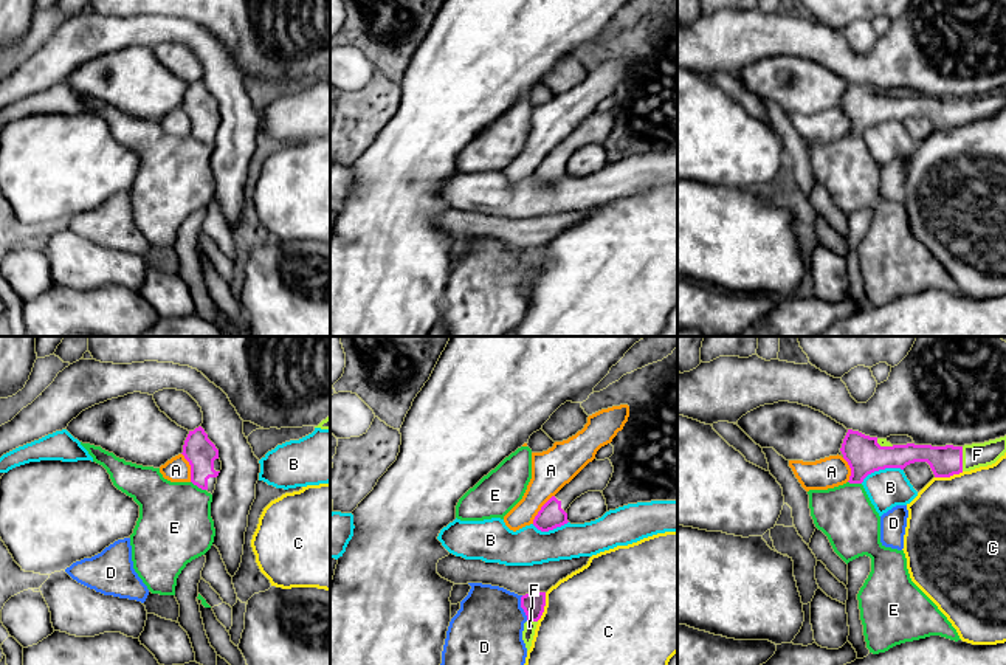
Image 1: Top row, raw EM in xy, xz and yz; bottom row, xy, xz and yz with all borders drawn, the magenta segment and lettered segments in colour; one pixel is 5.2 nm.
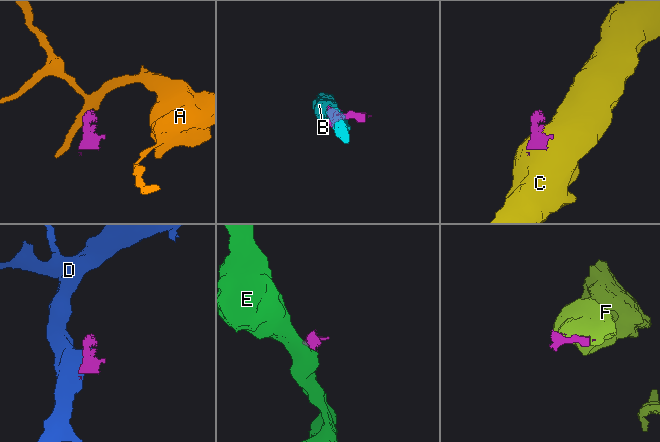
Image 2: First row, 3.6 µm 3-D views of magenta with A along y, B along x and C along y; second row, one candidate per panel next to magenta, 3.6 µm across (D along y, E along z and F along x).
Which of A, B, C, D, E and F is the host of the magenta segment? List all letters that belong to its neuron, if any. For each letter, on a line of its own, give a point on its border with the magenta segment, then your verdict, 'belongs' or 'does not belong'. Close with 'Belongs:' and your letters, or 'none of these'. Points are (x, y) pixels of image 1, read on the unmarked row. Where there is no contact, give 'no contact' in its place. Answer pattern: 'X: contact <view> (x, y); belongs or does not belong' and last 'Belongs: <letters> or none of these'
A: contact xz (541, 161); does not belong
B: contact yz (881, 121); does not belong
C: contact xz (544, 258); does not belong
D: contact xz (521, 259); does not belong
E: contact xy (199, 140); does not belong
F: contact yz (961, 112); belongs
Belongs: F

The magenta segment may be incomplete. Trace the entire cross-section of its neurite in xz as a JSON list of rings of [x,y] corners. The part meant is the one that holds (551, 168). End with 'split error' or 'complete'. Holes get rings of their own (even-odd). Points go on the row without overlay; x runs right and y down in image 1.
[[[609,112],[589,115],[569,136],[552,149],[538,164],[533,178],[541,184],[549,184],[567,177],[567,161],[587,144],[603,144],[614,126]]]; split error

